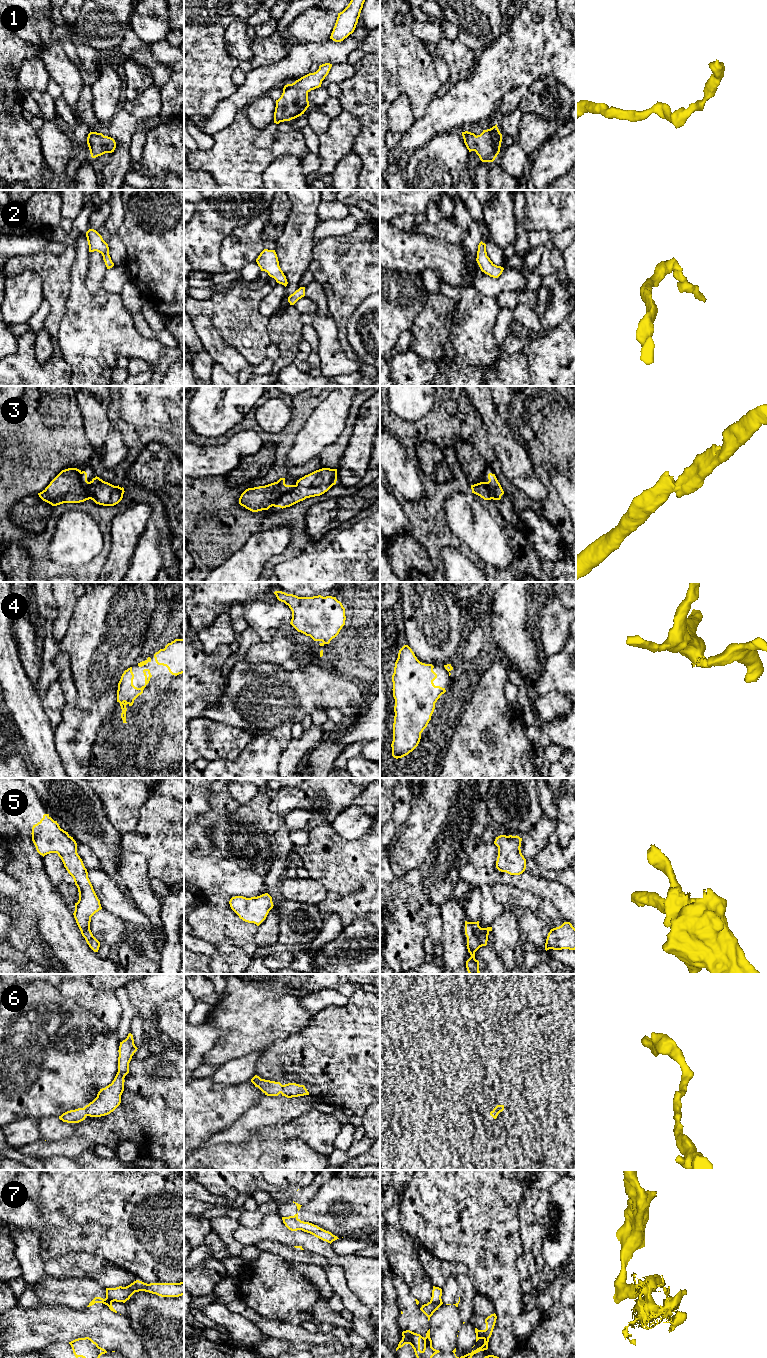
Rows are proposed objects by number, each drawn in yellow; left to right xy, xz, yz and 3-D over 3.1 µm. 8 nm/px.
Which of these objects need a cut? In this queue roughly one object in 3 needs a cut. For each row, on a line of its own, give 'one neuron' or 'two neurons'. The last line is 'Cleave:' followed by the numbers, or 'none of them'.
1: one neuron
2: one neuron
3: two neurons
4: one neuron
5: one neuron
6: one neuron
7: one neuron
Cleave: 3

